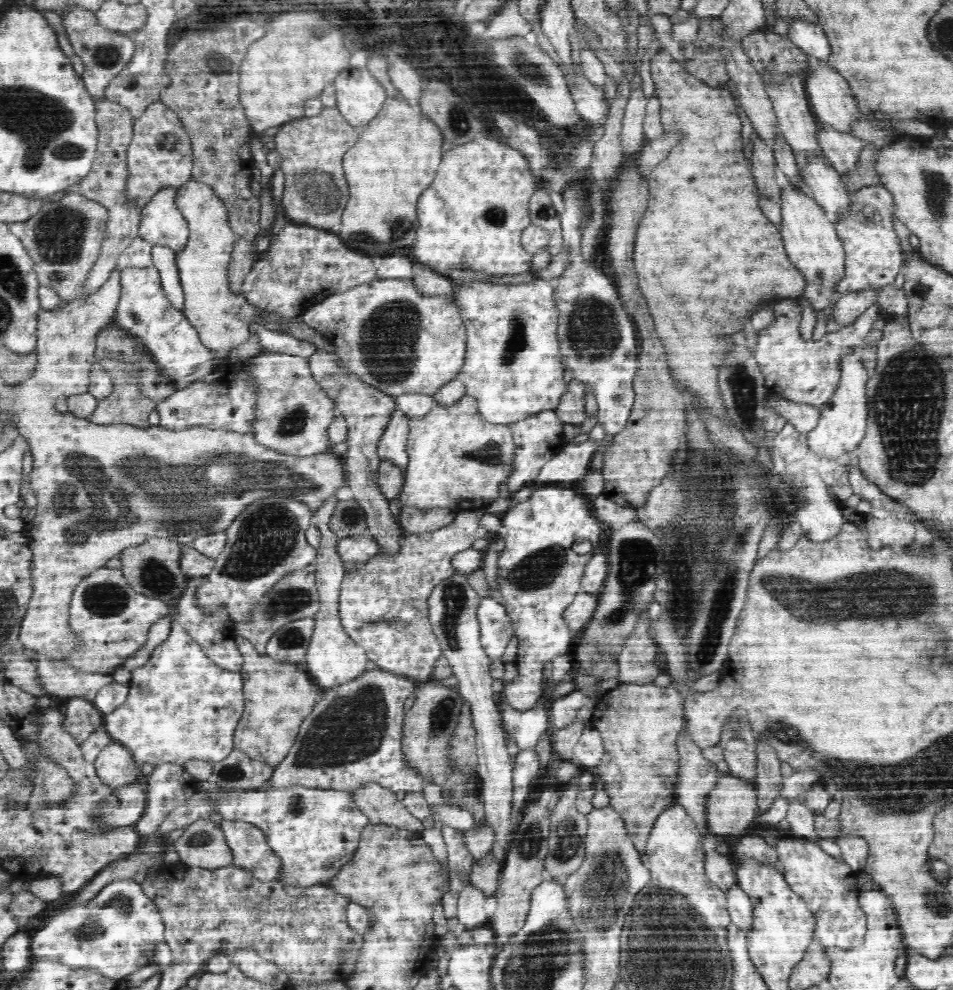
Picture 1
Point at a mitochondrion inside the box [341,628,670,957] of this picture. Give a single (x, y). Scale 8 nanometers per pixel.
(603, 895)

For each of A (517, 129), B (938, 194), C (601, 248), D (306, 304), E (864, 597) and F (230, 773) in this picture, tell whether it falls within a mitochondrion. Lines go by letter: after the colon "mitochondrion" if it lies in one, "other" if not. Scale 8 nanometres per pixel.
A: mitochondrion
B: mitochondrion
C: other
D: other
E: mitochondrion
F: mitochondrion

